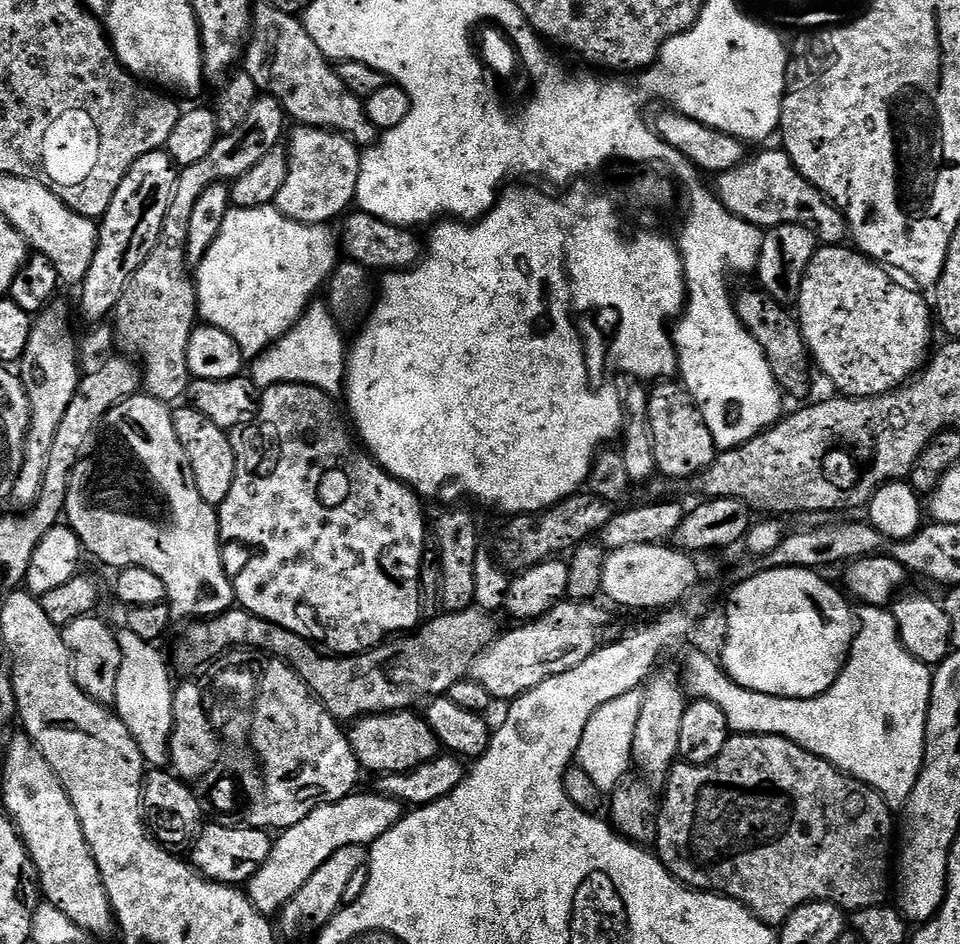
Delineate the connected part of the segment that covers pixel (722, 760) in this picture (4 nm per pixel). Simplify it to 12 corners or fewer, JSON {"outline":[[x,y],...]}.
{"outline":[[784,736],[677,762],[654,851],[779,926],[885,903],[893,809]]}

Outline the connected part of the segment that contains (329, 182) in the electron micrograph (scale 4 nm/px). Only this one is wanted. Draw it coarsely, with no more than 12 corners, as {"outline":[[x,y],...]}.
{"outline":[[296,126],[274,207],[327,225],[353,207],[361,149]]}

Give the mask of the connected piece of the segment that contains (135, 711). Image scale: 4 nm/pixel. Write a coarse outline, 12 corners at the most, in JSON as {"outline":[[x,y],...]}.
{"outline":[[117,633],[114,710],[154,768],[169,763],[174,682],[156,646]]}

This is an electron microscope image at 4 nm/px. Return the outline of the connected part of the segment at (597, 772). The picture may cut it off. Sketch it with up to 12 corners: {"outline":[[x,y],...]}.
{"outline":[[636,692],[606,702],[574,749],[599,788],[629,775]]}

